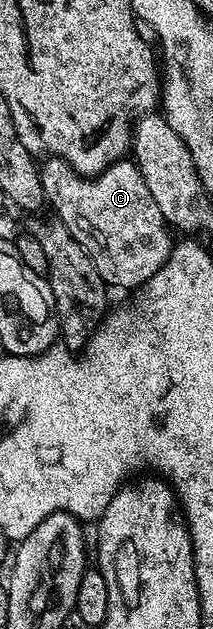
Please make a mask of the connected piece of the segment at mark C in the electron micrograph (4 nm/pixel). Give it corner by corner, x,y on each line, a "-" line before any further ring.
129,158
119,159
100,174
87,177
76,174
63,159
47,160
40,167
45,202
88,253
103,283
111,288
129,289
147,283
168,261
172,250
171,228
156,201
152,201
152,193
148,193
137,165

